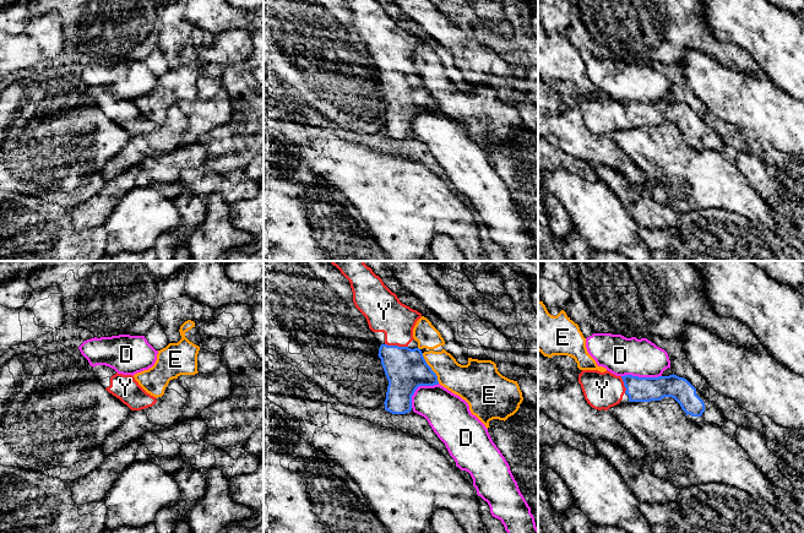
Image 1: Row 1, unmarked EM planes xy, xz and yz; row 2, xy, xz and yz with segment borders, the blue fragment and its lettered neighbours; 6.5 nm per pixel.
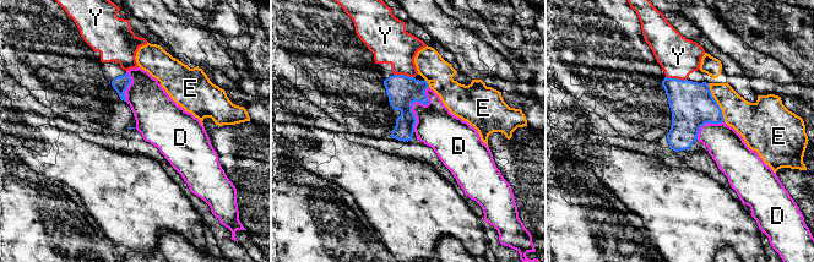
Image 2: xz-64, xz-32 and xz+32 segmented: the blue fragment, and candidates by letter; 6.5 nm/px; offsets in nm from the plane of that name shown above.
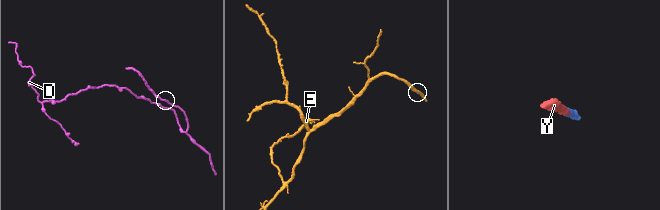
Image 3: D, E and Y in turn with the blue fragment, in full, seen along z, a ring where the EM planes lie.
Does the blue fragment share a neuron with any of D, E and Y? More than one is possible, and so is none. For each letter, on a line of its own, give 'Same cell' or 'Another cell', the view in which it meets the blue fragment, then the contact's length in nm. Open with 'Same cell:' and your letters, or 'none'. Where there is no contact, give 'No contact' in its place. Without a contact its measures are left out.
Same cell: Y
D: Another cell. Touches blue in xz. Shared border 240 nm
E: Another cell. Touches blue in xz. Shared border 240 nm
Y: Same cell. Touches blue in xz. Shared border 150 nm

